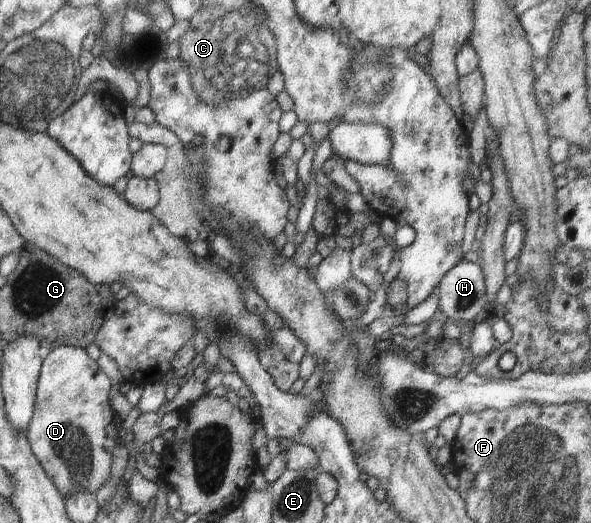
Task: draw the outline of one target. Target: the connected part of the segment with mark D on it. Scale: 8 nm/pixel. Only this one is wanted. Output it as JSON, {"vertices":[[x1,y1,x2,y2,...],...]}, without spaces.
{"vertices":[[59,346,52,349,42,360,41,373,35,393,35,411,26,431,30,450,43,467,43,471,55,483,59,495,65,499,69,493,83,493,93,491,97,493,107,483,111,471,112,452,117,444,117,431,121,419,111,409,111,381,99,369,97,362,87,354,85,348,77,346]]}

